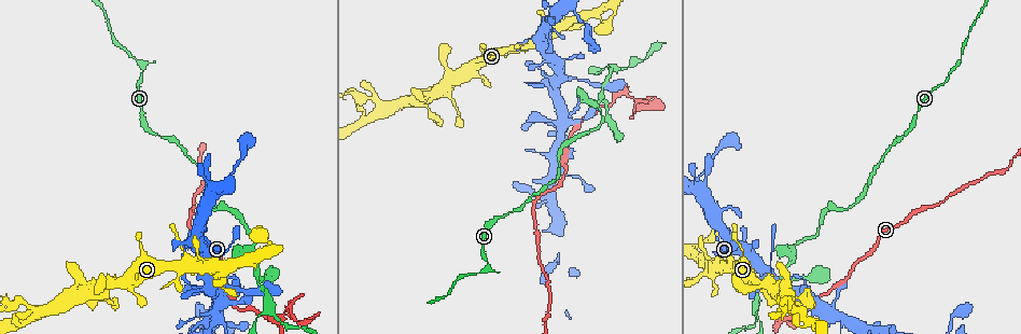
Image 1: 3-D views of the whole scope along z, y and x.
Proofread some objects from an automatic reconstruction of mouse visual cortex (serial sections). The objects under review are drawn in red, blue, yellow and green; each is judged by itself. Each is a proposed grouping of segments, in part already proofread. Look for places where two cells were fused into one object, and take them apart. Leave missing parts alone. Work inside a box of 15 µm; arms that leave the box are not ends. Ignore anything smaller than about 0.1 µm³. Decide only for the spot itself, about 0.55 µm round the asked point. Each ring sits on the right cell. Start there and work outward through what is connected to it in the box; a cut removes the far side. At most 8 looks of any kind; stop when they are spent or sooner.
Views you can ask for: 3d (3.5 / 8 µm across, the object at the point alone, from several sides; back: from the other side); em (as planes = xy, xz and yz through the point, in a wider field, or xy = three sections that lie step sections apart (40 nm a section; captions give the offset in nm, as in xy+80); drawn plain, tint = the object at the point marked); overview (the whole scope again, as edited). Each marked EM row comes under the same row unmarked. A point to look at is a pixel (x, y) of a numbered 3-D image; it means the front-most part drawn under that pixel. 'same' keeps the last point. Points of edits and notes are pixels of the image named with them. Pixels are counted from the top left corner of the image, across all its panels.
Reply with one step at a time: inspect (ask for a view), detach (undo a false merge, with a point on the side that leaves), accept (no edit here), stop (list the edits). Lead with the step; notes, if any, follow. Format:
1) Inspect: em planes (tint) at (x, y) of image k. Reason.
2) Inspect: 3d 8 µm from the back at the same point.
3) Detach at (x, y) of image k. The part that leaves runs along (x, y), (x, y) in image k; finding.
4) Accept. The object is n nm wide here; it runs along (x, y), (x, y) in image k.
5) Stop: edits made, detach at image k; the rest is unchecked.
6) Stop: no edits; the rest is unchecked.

Inspect: em xy step 2 (tint) at (604, 95) of image 1. A narrow waist.

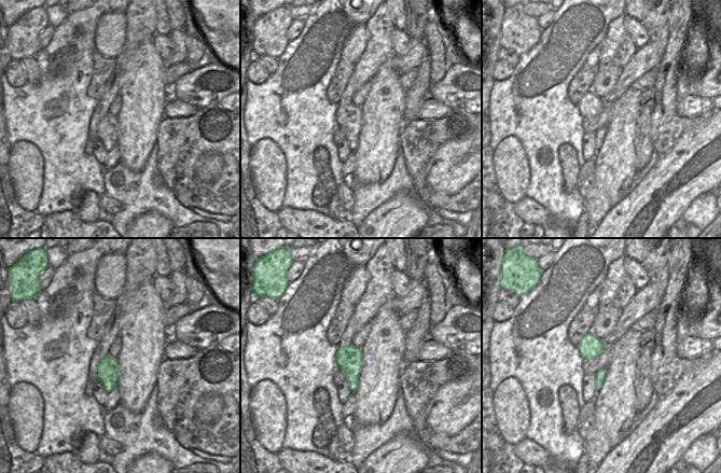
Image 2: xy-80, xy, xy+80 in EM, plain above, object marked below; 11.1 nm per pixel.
Inspect: 3d 3.5 µm from the back at the same point.

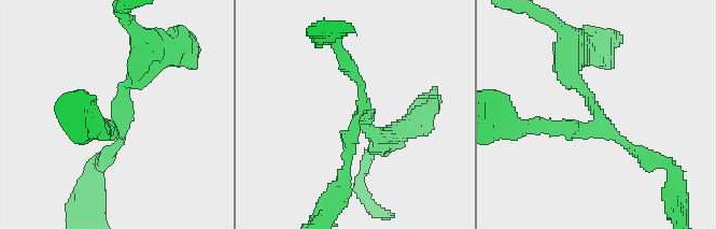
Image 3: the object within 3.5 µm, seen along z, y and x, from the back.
Accept. The object is 280 nm wide here; it runs along (569, 58), (599, 118), (651, 161) in image 3; all the same cell.

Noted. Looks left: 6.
Inspect: 3d 3.5 µm at (755, 306) of image 1. Branch point.

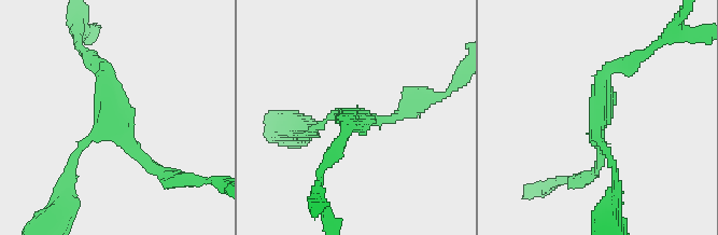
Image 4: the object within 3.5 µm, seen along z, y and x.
Accept. The arms are 150, 150, 200 nm wide; continuous, no second cell.

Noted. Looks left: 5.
Inspect: 3d 3.5 µm at (558, 123) of image 1. Sharp bend.

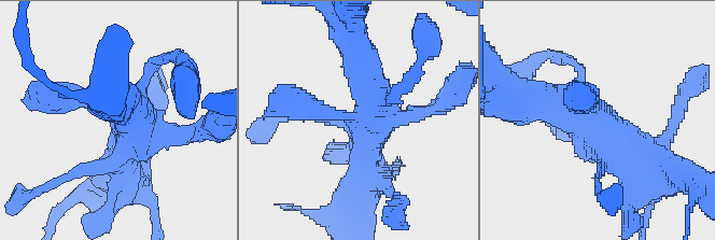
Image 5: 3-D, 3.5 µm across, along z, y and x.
Inspect: em planes (tint) at (362, 119) of image 5.

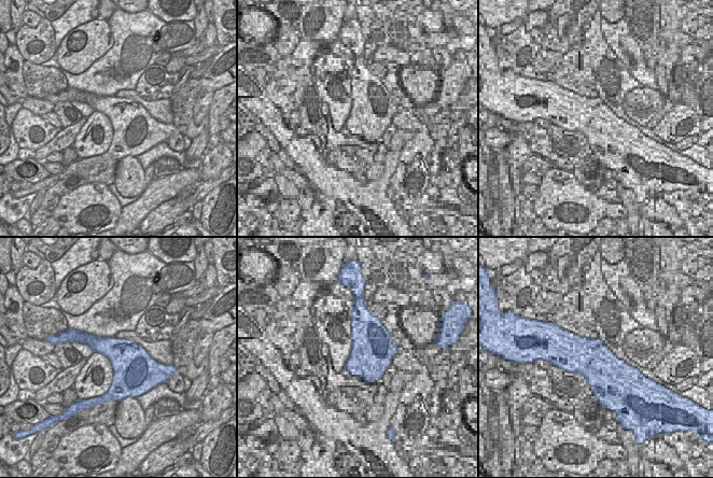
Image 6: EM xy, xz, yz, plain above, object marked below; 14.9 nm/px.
Inspect: em xy step 5 (tint) at the same point. Cut it another way.

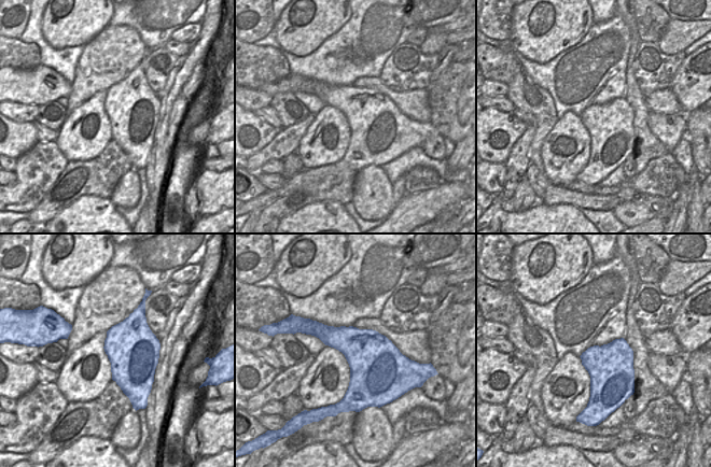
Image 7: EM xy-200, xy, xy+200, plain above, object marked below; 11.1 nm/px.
Accept. All the same cell.

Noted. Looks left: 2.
Stop: no edits; the rest is unchecked.

